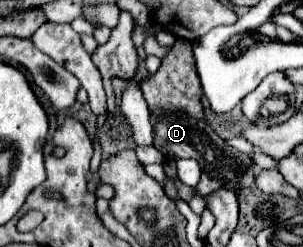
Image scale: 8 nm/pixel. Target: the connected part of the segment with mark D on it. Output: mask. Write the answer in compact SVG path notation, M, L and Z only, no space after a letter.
M162 113L162 115L150 115L150 123L154 127L154 147L170 159L182 159L190 157L196 159L202 167L202 177L200 183L194 187L194 197L188 201L190 209L194 213L202 213L204 203L202 197L224 187L224 189L242 189L242 187L254 187L254 163L246 153L240 153L232 147L228 147L222 137L214 133L214 129L200 121L190 117L188 113Z

